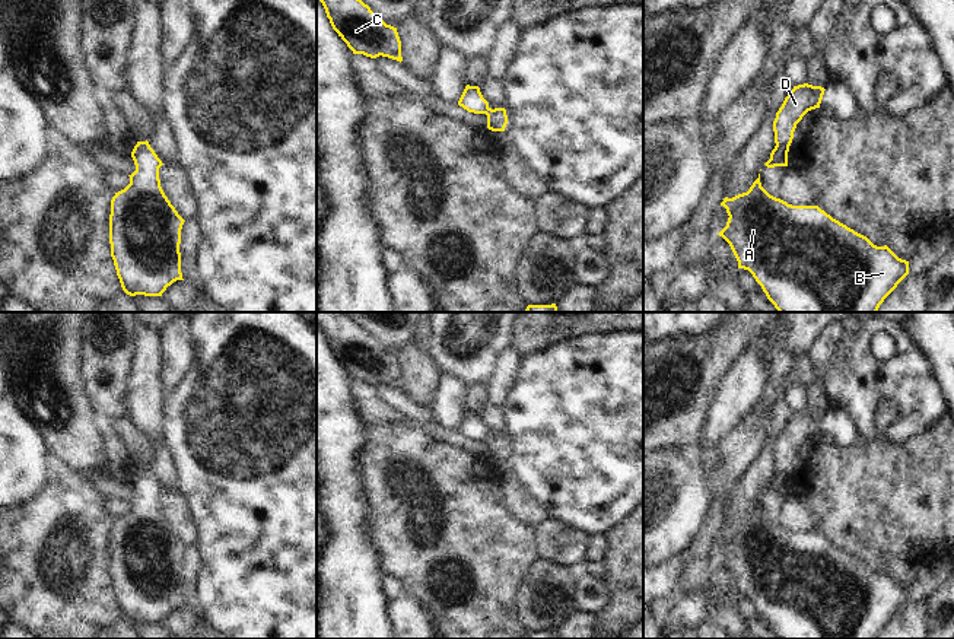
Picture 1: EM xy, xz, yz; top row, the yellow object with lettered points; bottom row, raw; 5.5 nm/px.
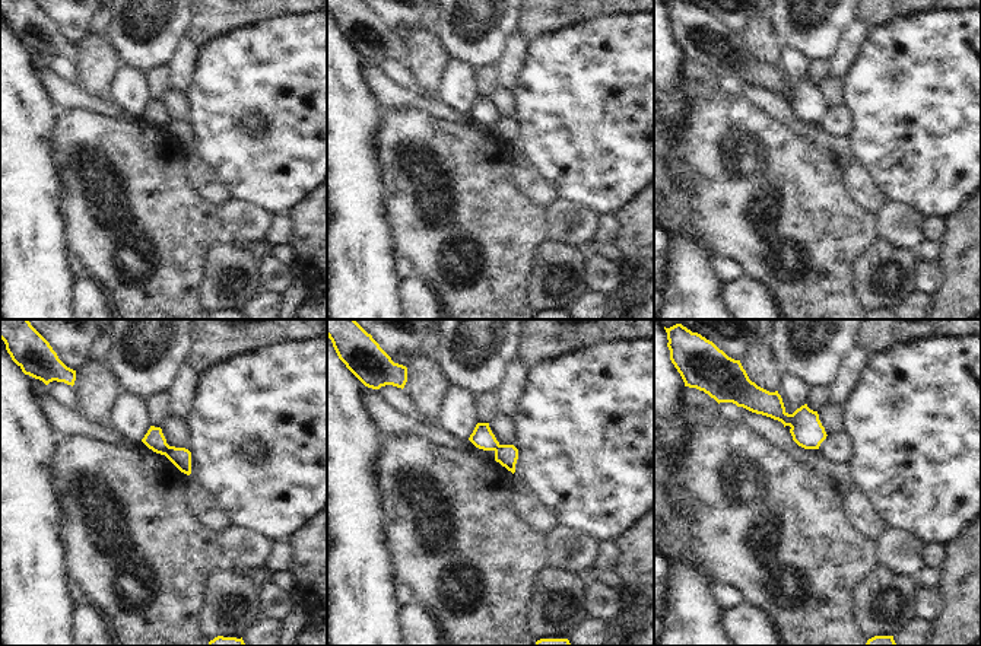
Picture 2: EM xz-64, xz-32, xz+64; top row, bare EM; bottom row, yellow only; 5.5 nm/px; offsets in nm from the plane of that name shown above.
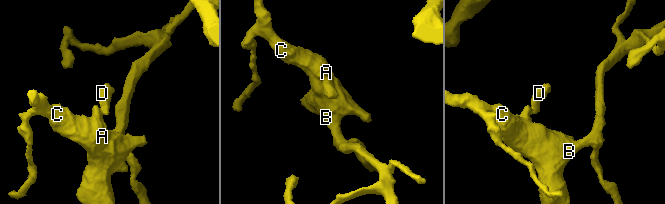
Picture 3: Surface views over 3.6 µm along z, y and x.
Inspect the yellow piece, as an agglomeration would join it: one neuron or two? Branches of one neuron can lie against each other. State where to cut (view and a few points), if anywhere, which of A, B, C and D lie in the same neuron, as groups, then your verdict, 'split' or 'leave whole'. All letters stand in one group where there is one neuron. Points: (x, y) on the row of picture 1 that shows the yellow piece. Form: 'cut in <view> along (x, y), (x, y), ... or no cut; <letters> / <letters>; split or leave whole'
cut in xz along (489, 108), (485, 113); A B C / D; split

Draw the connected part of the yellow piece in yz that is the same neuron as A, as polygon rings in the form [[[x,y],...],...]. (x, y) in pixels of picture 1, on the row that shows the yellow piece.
[[[760,174],[747,193],[738,194],[732,198],[725,197],[721,206],[726,209],[729,217],[726,226],[718,235],[729,244],[738,261],[738,268],[748,270],[753,274],[756,282],[766,293],[767,299],[779,312],[877,312],[884,299],[909,274],[909,261],[899,258],[887,245],[874,245],[866,236],[833,219],[818,206],[792,206],[780,198],[770,195],[761,187]]]

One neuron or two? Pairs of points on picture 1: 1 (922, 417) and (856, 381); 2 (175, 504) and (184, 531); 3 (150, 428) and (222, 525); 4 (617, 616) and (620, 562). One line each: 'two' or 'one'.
1: one
2: one
3: two
4: one

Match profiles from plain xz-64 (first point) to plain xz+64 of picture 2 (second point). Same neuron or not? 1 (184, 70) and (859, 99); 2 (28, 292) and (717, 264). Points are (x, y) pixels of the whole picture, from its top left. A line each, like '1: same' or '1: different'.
1: different
2: different

